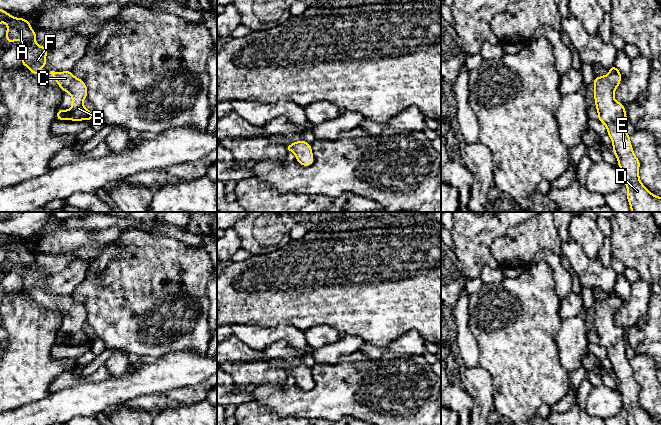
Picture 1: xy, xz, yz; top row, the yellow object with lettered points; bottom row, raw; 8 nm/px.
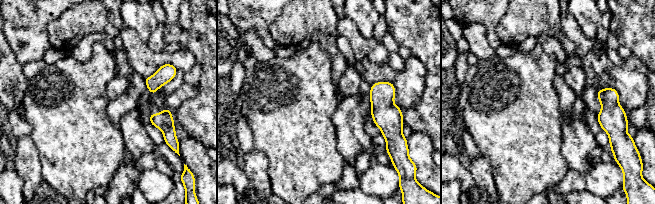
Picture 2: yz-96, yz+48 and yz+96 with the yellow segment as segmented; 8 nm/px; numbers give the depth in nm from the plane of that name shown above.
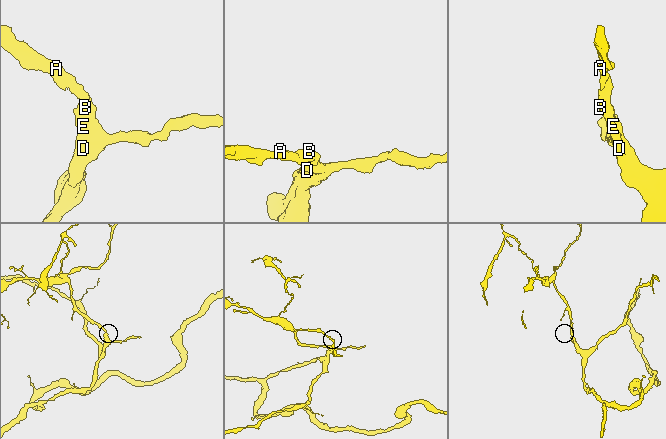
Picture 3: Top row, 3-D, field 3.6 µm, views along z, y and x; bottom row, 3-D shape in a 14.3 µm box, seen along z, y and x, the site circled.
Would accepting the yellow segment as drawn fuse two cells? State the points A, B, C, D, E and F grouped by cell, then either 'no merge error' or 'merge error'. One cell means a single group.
A B C D E F; no merge error

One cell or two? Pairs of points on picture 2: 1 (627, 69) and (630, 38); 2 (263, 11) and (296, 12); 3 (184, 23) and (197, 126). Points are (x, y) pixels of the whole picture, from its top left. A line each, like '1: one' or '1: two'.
1: two
2: two
3: two

